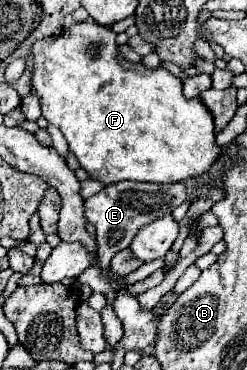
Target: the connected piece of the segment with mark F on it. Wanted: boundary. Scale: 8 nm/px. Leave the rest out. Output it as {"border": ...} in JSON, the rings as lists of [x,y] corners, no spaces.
{"border":[[[86,21],[84,29],[76,29],[74,25],[68,33],[36,41],[32,53],[32,85],[40,95],[42,115],[62,131],[70,151],[90,179],[102,181],[104,185],[124,179],[160,185],[180,183],[208,173],[222,155],[222,149],[216,145],[214,119],[208,107],[198,97],[186,99],[182,95],[182,81],[166,69],[148,69],[142,63],[125,60],[118,51],[116,33],[110,27]]]}

